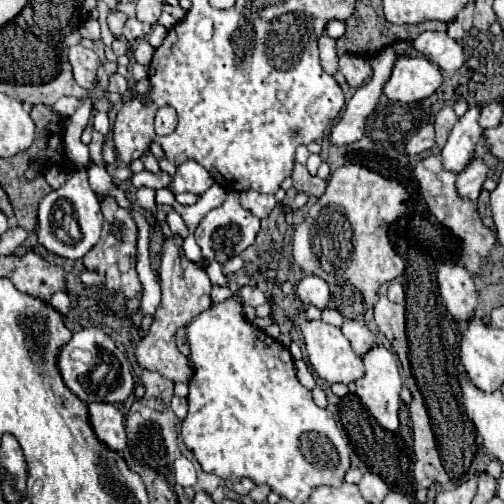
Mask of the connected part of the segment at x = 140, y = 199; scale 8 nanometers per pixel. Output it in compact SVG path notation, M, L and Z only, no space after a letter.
M140 188L137 190L137 204L141 208L145 208L151 216L153 216L153 222L155 222L155 212L157 212L157 204L153 202L154 189L151 188Z

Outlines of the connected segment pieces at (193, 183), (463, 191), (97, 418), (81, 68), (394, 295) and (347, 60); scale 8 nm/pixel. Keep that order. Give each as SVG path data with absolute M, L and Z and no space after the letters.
M187 160L177 168L177 174L173 176L173 184L169 184L169 190L173 194L191 192L191 194L201 196L205 190L211 188L213 182L215 180L211 180L209 172L203 166L199 166L193 160Z
M473 158L471 164L461 174L457 174L455 186L457 186L459 198L475 202L481 192L481 184L483 184L485 176L487 176L487 166L483 164L483 160Z
M89 404L89 420L95 428L99 440L103 440L109 448L121 452L125 444L125 428L123 428L123 414L113 404Z
M77 44L69 48L69 62L73 66L73 76L79 86L91 88L97 84L97 68L99 68L99 58L93 50Z
M393 280L389 290L387 290L387 298L391 302L397 302L397 304L403 304L405 302L405 290L403 290L403 280Z
M341 56L339 72L343 72L349 86L359 88L371 76L371 66L369 66L369 60L361 56Z

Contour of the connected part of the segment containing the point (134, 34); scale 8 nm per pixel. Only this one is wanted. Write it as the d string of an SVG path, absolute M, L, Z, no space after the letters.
M129 18L127 24L125 24L125 30L123 30L123 36L129 40L129 42L137 42L141 38L147 38L151 32L151 26L149 24L143 24L139 22L137 18Z

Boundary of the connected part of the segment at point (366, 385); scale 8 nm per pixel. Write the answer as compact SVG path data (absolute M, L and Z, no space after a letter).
M375 346L371 352L367 352L367 356L363 356L363 364L365 364L365 376L359 378L357 384L357 396L363 402L363 406L375 416L375 420L385 428L395 432L399 428L399 392L401 392L401 376L399 376L399 366L395 356L383 348L383 346Z

